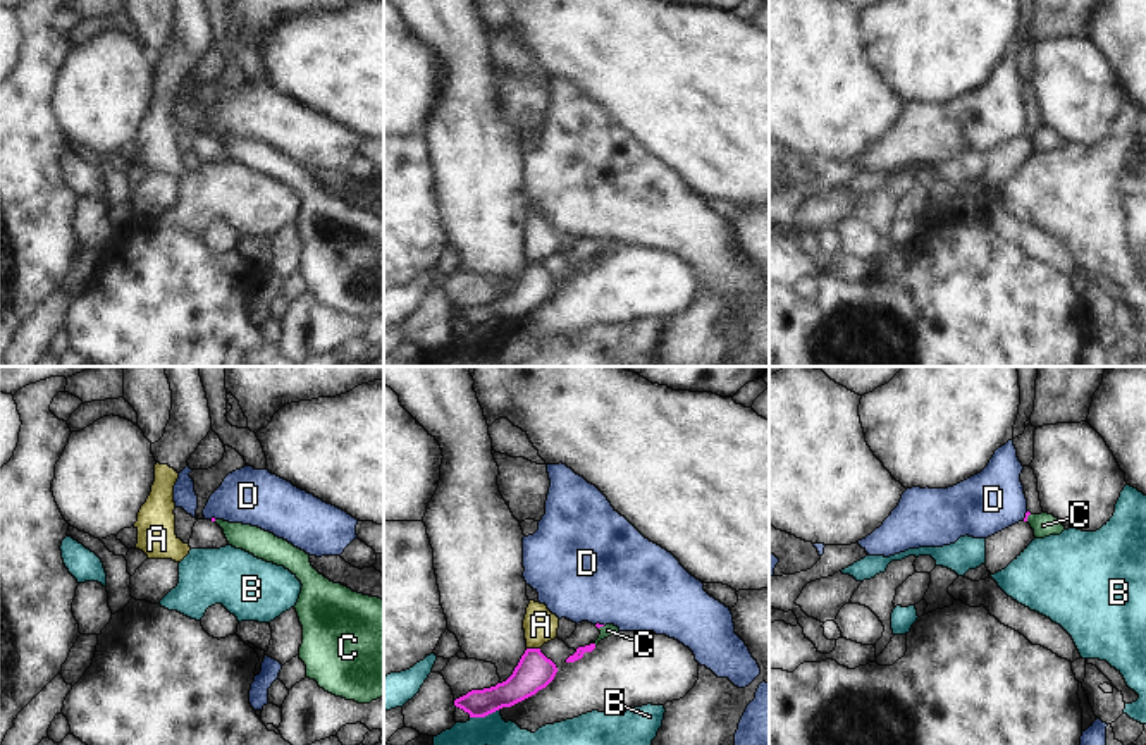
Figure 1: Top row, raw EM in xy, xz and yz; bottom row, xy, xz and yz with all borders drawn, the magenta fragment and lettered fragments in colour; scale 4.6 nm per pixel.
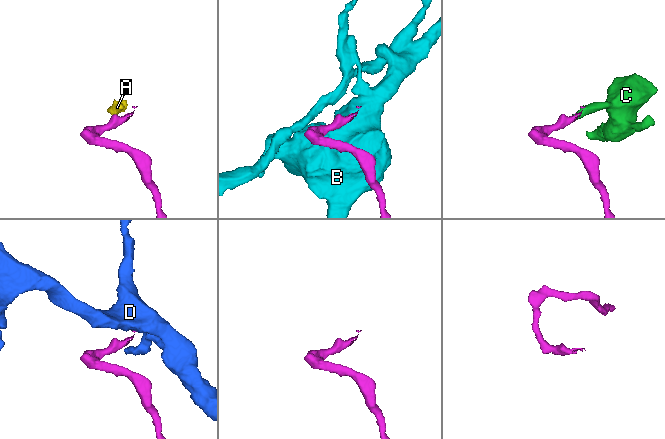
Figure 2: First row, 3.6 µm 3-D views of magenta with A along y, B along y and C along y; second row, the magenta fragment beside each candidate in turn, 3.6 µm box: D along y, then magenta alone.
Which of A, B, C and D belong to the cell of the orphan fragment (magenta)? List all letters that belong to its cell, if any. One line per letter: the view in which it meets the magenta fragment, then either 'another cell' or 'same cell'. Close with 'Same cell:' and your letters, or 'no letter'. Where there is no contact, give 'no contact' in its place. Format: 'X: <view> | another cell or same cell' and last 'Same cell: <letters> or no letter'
A: xz | another cell
B: xz | another cell
C: xz | same cell
D: yz | another cell
Same cell: C

